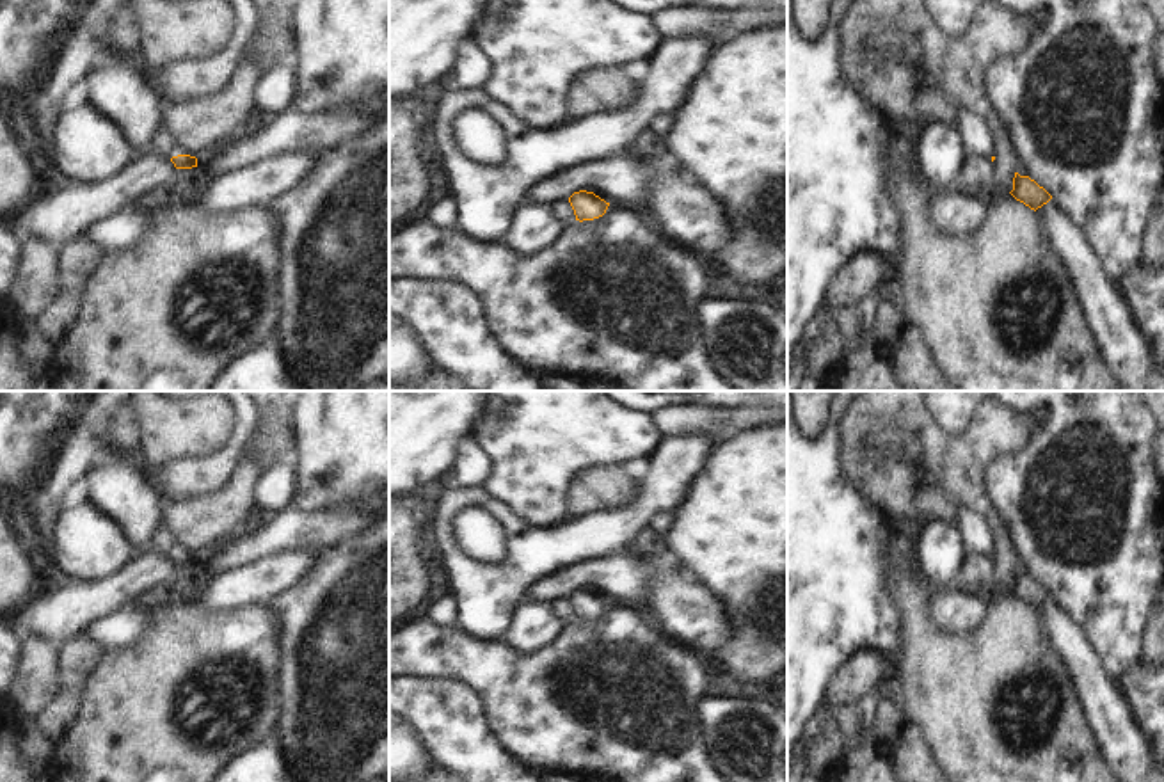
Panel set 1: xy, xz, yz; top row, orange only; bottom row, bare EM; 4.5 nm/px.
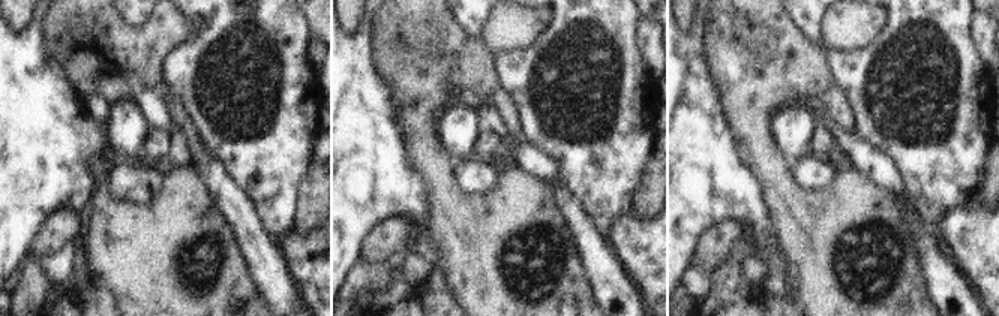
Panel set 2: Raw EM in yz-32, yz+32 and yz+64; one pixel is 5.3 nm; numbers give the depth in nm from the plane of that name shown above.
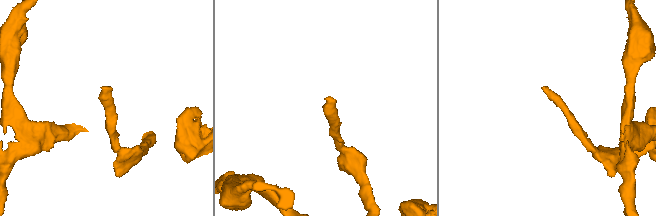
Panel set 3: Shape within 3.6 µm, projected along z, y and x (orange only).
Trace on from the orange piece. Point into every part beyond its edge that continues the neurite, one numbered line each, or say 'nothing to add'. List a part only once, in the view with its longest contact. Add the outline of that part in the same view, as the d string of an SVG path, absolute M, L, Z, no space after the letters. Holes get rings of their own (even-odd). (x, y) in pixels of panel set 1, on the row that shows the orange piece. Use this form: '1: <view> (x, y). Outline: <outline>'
1: xy (162, 143). Outline: M162 119L162 124L160 124L156 135L155 135L153 149L158 151L160 155L167 156L167 158L172 158L172 156L178 156L178 155L188 155L181 146L178 146L171 139L163 119Z

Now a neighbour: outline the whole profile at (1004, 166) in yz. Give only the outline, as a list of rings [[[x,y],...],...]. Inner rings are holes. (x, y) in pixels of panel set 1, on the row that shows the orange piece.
[[[986,105],[981,116],[988,124],[995,148],[993,180],[1001,185],[1004,192],[1009,194],[1013,190],[1015,172],[1018,171],[1018,160],[1015,151],[1011,149],[1008,130],[992,107]]]

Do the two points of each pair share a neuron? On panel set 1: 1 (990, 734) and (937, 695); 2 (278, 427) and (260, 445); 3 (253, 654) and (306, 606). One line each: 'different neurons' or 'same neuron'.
1: same neuron
2: same neuron
3: different neurons

